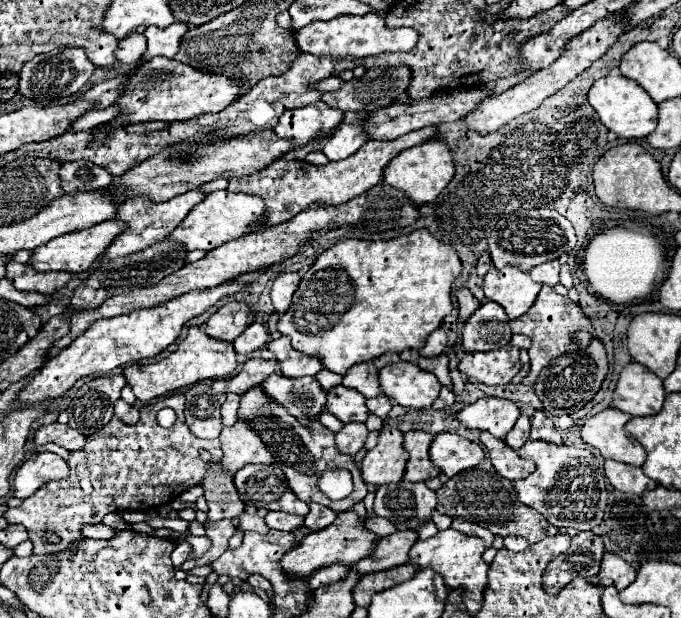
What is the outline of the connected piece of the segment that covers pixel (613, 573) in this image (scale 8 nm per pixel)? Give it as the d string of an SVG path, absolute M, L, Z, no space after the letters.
M605 552L603 562L601 562L601 572L597 574L599 578L611 578L615 582L617 590L625 590L637 576L635 568L631 564L627 564L623 558Z

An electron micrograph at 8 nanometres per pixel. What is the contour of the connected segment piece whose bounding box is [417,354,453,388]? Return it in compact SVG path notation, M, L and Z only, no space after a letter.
M441 354L437 358L419 358L417 360L419 368L423 368L425 372L431 372L437 376L437 380L447 386L447 388L453 388L451 384L451 376L449 376L449 358L447 354Z

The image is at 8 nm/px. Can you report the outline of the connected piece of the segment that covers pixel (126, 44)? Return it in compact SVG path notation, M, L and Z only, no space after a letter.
M133 34L133 36L127 36L125 40L119 40L115 58L123 64L135 64L135 62L141 60L145 48L147 48L145 36L143 34Z

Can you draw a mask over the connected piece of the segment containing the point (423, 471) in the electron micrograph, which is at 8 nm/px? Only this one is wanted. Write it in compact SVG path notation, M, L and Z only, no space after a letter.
M411 430L405 432L405 450L409 452L409 462L403 480L409 482L425 482L427 478L439 476L439 468L431 462L429 458L429 446L433 442L433 434L421 432L421 430Z

